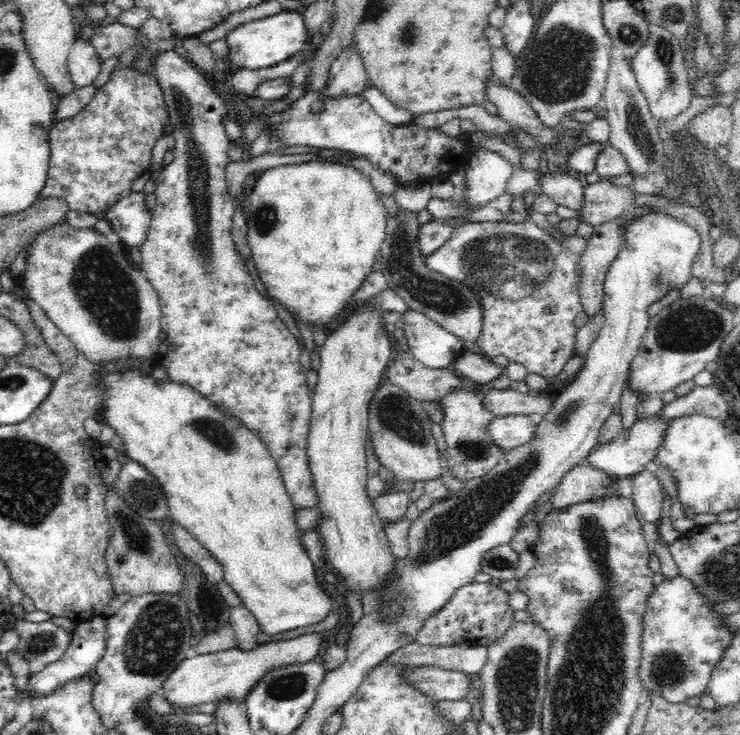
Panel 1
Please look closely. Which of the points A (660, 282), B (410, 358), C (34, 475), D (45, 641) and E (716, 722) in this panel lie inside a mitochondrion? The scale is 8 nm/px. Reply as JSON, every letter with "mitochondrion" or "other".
{"A":"mitochondrion","B":"other","C":"mitochondrion","D":"mitochondrion","E":"mitochondrion"}

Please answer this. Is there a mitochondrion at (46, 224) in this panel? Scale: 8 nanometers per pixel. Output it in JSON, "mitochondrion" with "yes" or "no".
{"mitochondrion":"no"}

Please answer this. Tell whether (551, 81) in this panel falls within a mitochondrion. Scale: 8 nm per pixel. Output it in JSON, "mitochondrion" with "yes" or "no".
{"mitochondrion":"yes"}

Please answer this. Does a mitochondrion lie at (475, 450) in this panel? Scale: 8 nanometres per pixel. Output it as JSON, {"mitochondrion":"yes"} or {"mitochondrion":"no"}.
{"mitochondrion":"yes"}

